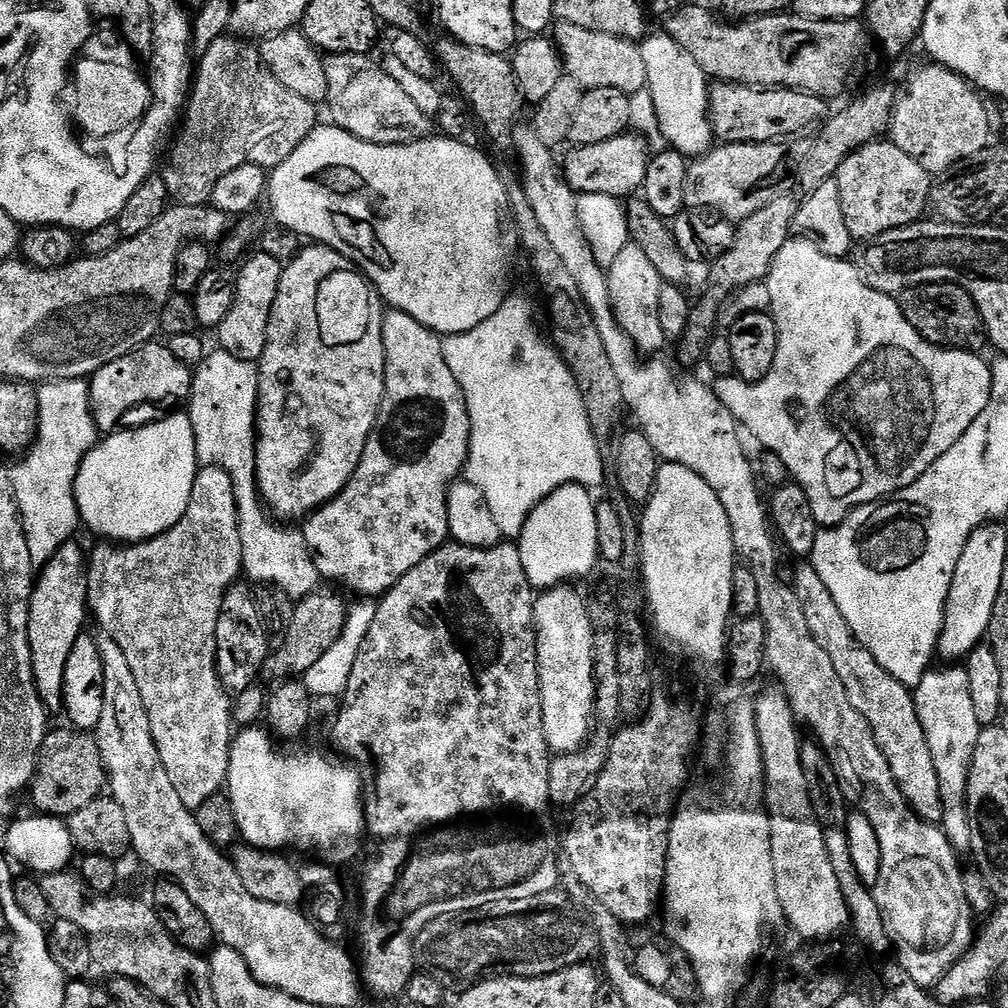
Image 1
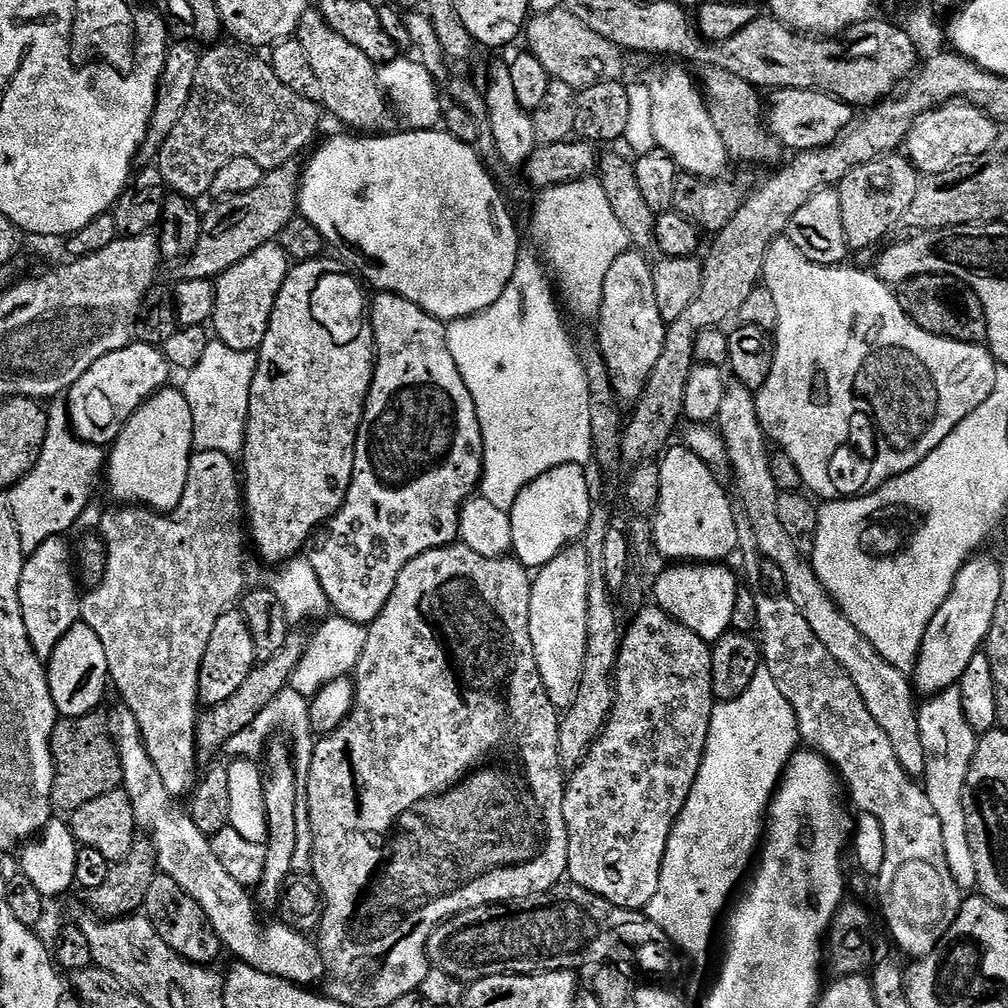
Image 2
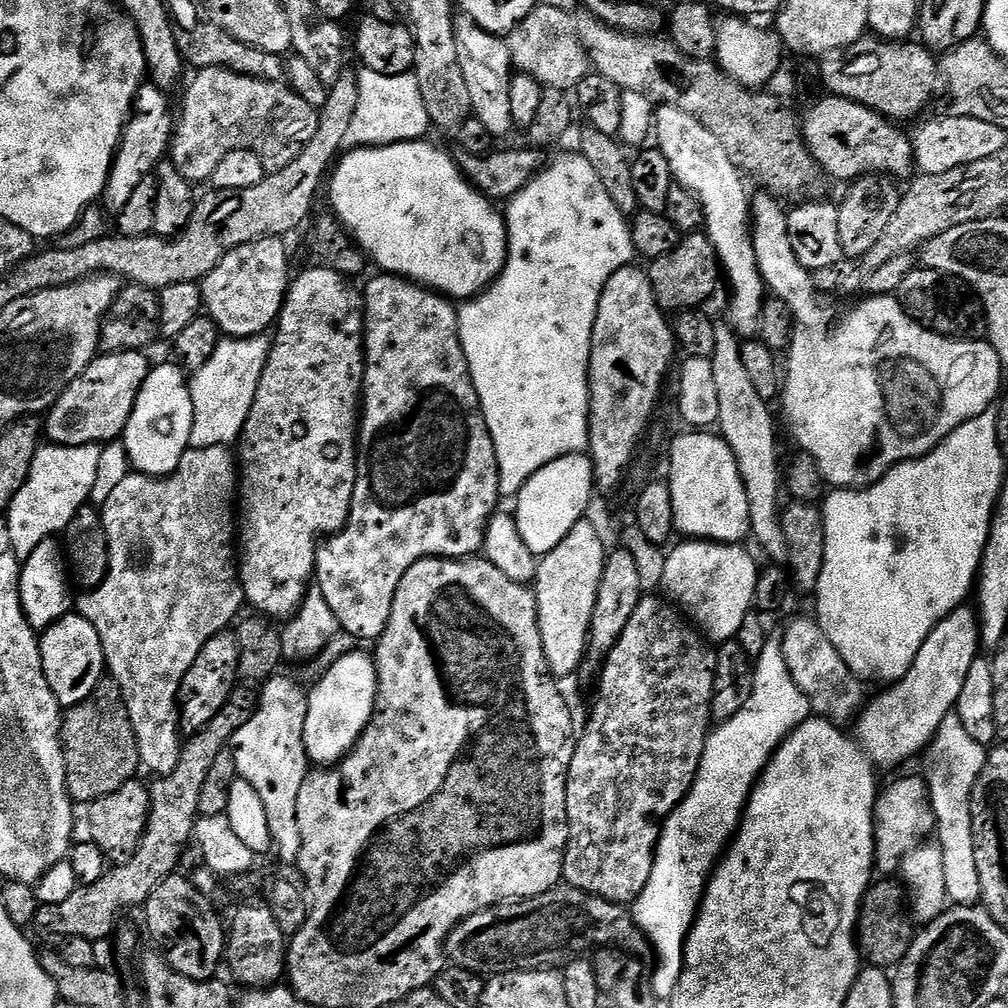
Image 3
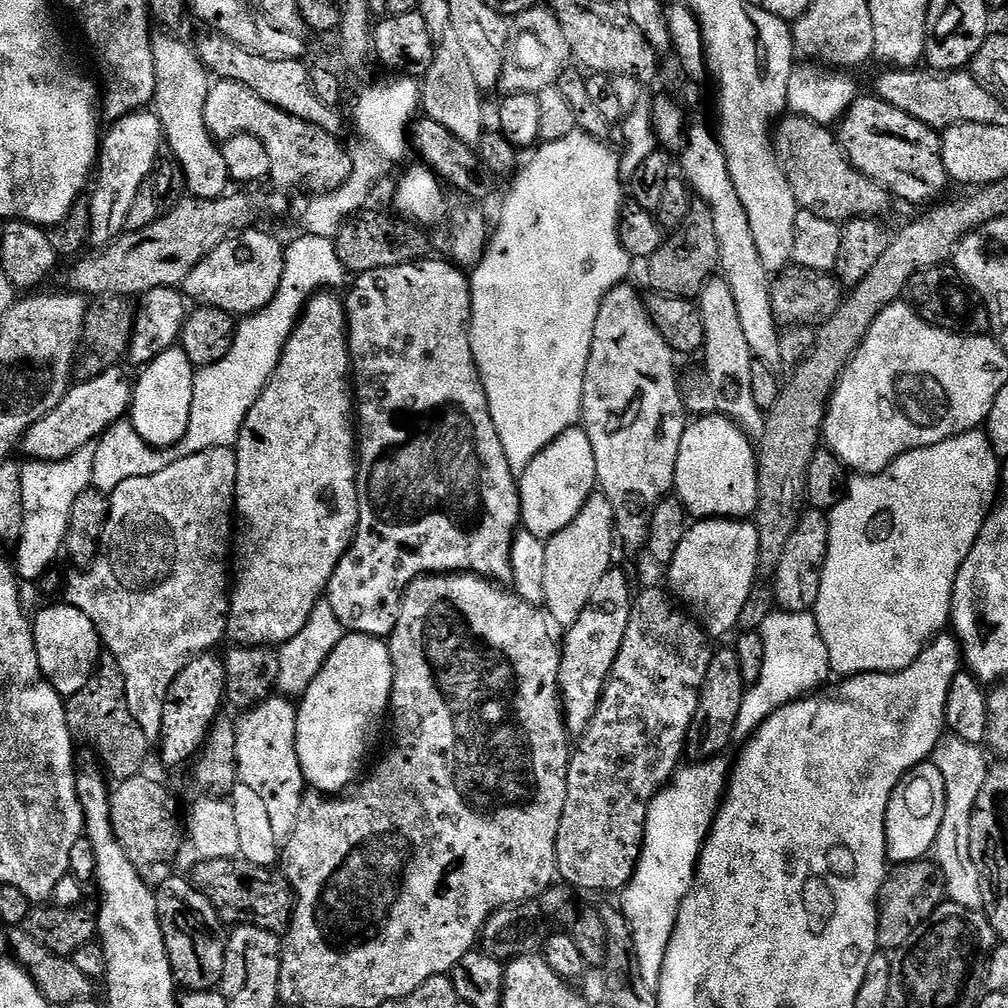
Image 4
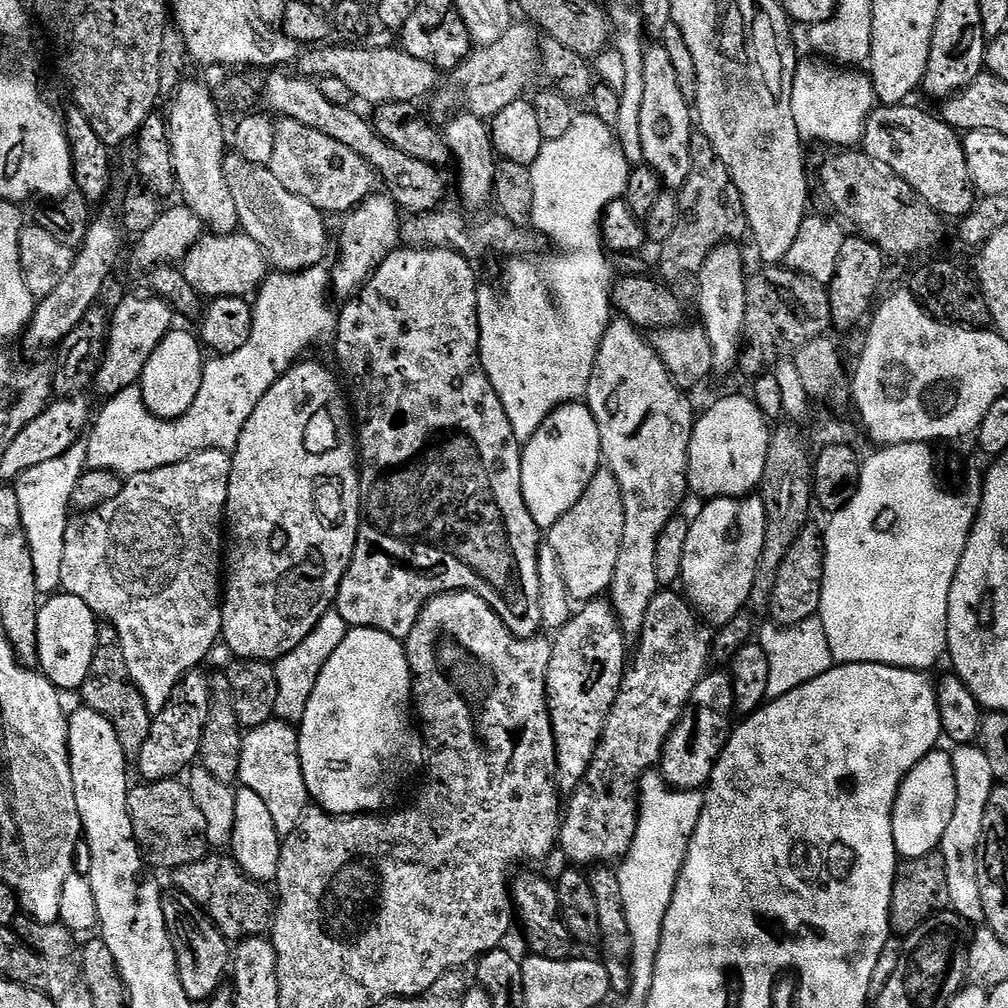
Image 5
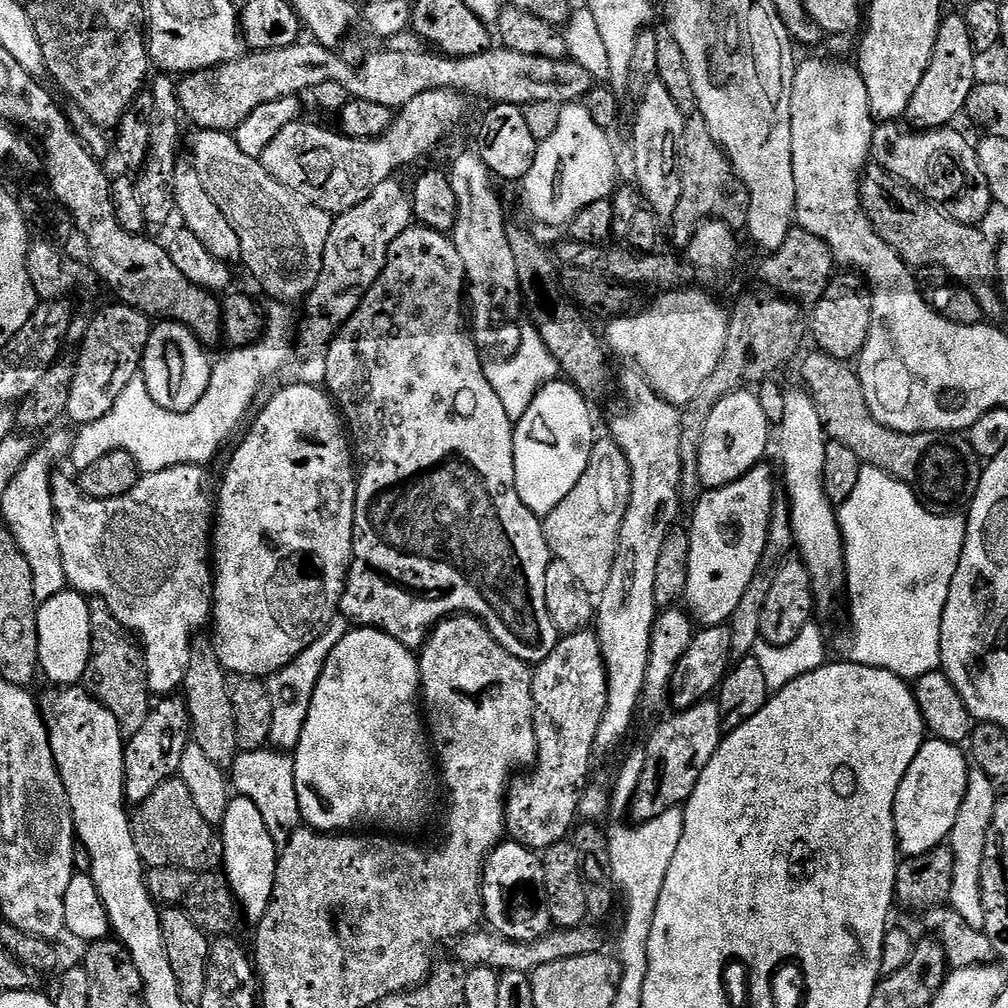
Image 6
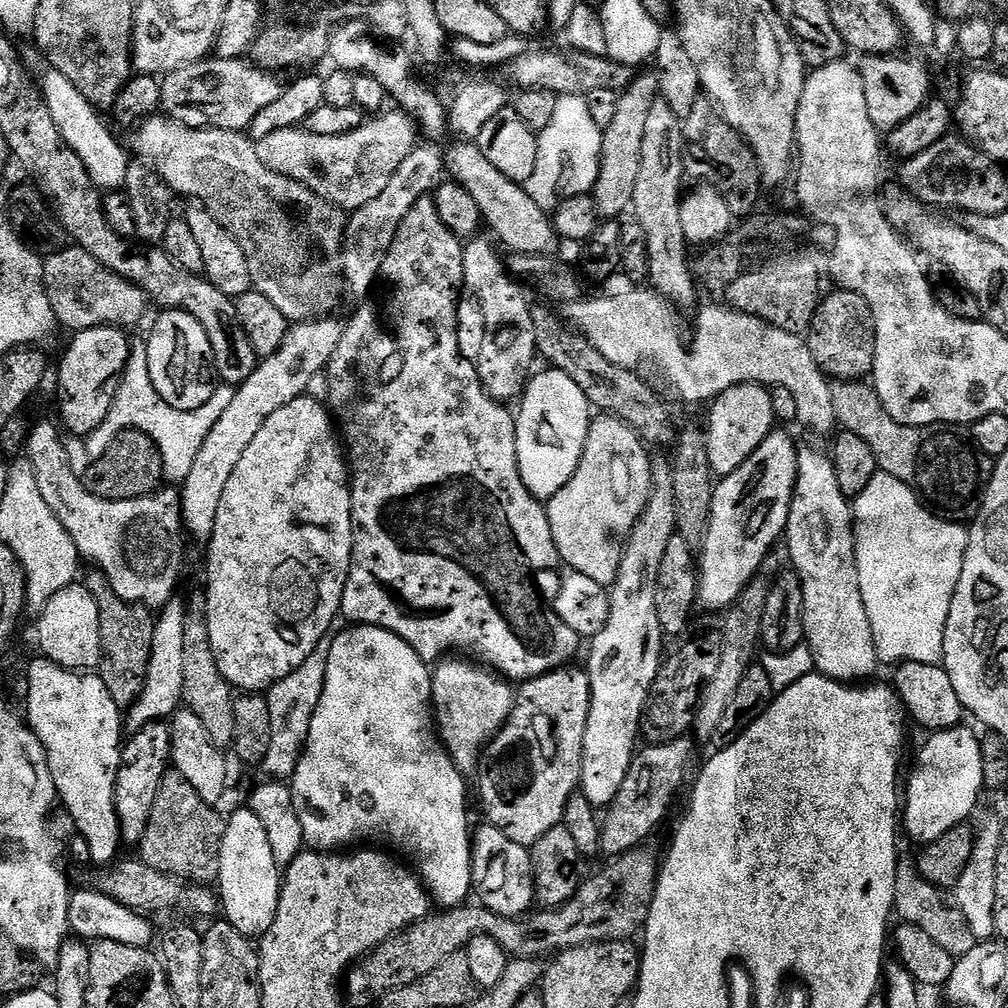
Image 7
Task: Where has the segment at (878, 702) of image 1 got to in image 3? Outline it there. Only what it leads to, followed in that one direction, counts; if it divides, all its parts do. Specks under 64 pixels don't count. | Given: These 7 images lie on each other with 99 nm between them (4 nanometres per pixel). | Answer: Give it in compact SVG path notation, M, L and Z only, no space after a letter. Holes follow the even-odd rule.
M731 327L716 329L712 361L712 386L714 389L714 416L718 421L719 435L728 443L728 449L736 460L738 474L748 503L748 527L751 535L760 544L784 544L784 525L781 520L782 474L780 456L776 453L776 424L772 421L769 401L754 390L750 374L742 367L741 341Z

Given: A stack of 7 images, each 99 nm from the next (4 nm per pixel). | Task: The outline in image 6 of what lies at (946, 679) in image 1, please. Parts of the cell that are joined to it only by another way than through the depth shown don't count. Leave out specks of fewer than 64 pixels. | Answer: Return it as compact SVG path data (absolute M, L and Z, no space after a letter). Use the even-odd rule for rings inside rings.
M973 767L968 774L962 810L958 810L958 818L954 818L954 830L950 837L950 847L954 854L954 886L950 906L955 912L962 914L962 918L966 918L970 926L979 929L983 929L986 922L986 910L982 902L982 862L997 799L998 790L992 785L988 775L981 768Z

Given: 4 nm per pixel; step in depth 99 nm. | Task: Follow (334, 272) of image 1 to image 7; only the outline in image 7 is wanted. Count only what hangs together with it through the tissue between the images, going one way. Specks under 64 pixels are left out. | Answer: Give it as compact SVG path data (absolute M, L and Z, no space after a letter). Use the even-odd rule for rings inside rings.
M311 394L294 398L294 402L286 402L282 410L274 410L270 418L266 418L266 426L258 430L254 442L246 449L246 454L234 466L234 474L230 474L230 483L222 494L222 502L218 505L218 518L214 518L214 534L206 545L208 551L208 625L210 626L210 646L214 646L214 658L218 662L218 670L231 684L233 689L244 694L264 694L273 688L282 678L294 674L310 654L322 642L322 638L333 630L332 623L341 615L340 603L344 587L352 565L352 489L350 487L350 468L346 463L345 453L338 443L338 432L334 427L333 417L329 409Z

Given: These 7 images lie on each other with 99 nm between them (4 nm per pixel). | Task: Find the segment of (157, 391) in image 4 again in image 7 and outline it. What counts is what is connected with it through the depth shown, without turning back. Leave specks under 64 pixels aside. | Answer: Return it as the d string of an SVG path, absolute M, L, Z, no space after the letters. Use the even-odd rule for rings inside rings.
M164 310L159 313L152 337L147 337L150 378L158 394L178 410L198 410L210 402L218 387L213 369L210 340L198 320L188 312Z

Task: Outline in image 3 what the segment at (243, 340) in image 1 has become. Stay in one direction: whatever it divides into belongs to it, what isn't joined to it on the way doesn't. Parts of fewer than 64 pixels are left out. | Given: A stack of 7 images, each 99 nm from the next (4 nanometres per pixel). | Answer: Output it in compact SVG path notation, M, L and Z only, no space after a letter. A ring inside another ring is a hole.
M279 236L246 242L230 250L230 254L199 281L203 311L225 337L241 340L247 336L263 336L279 321L290 283L288 248L284 243Z

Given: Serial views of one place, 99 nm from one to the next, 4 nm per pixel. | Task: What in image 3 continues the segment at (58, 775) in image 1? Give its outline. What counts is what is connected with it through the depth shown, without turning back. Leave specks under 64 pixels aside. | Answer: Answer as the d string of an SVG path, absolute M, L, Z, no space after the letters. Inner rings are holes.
M105 679L90 698L63 713L60 746L64 749L68 795L77 805L106 798L137 775L136 768L141 767L138 742L115 680Z

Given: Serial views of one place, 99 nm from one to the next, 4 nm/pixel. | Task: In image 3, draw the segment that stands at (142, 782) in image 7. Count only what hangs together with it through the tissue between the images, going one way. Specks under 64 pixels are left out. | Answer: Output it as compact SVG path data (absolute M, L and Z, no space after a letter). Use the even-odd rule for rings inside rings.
M225 630L214 634L206 646L202 646L202 654L194 658L194 666L186 670L186 678L182 678L178 707L180 710L180 730L185 737L198 734L222 706L226 706L226 698L238 686L240 674L240 644L236 640L235 631Z

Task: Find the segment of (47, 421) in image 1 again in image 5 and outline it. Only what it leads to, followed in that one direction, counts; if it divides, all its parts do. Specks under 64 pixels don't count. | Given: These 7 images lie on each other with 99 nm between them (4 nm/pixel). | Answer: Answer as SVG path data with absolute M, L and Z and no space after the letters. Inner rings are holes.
M87 443L72 444L70 450L62 454L62 458L42 462L42 466L26 470L26 474L22 474L14 482L18 494L18 510L22 514L22 526L28 539L28 549L32 552L37 593L52 594L60 588L62 554L72 508L71 495L80 476L88 468L87 453Z

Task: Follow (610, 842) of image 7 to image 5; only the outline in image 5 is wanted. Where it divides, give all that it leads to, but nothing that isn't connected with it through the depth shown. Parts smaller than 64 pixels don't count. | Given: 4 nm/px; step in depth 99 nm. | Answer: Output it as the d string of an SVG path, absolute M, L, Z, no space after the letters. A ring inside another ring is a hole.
M709 671L698 682L690 702L684 707L682 718L674 726L660 756L658 770L664 775L666 783L673 788L700 790L708 783L714 766L732 736L734 727L734 690L732 678L727 671Z

